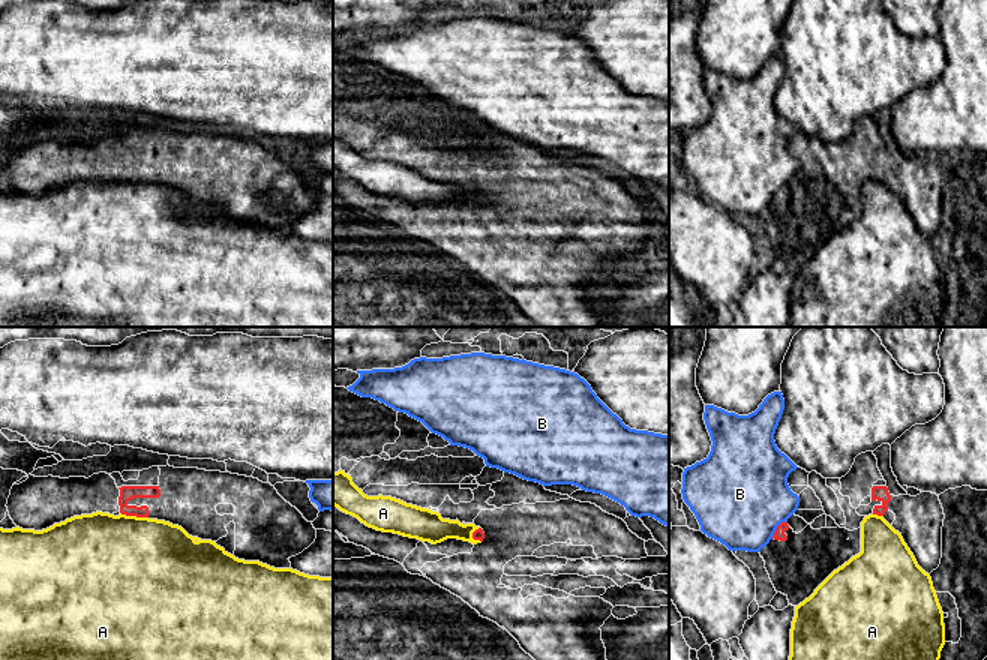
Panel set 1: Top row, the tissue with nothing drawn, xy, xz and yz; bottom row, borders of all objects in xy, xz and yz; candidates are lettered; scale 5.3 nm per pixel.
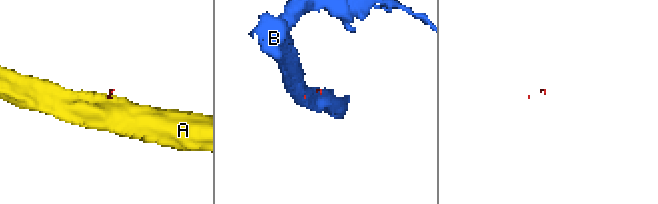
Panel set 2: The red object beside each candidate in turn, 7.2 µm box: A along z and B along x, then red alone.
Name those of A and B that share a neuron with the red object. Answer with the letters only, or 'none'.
none

